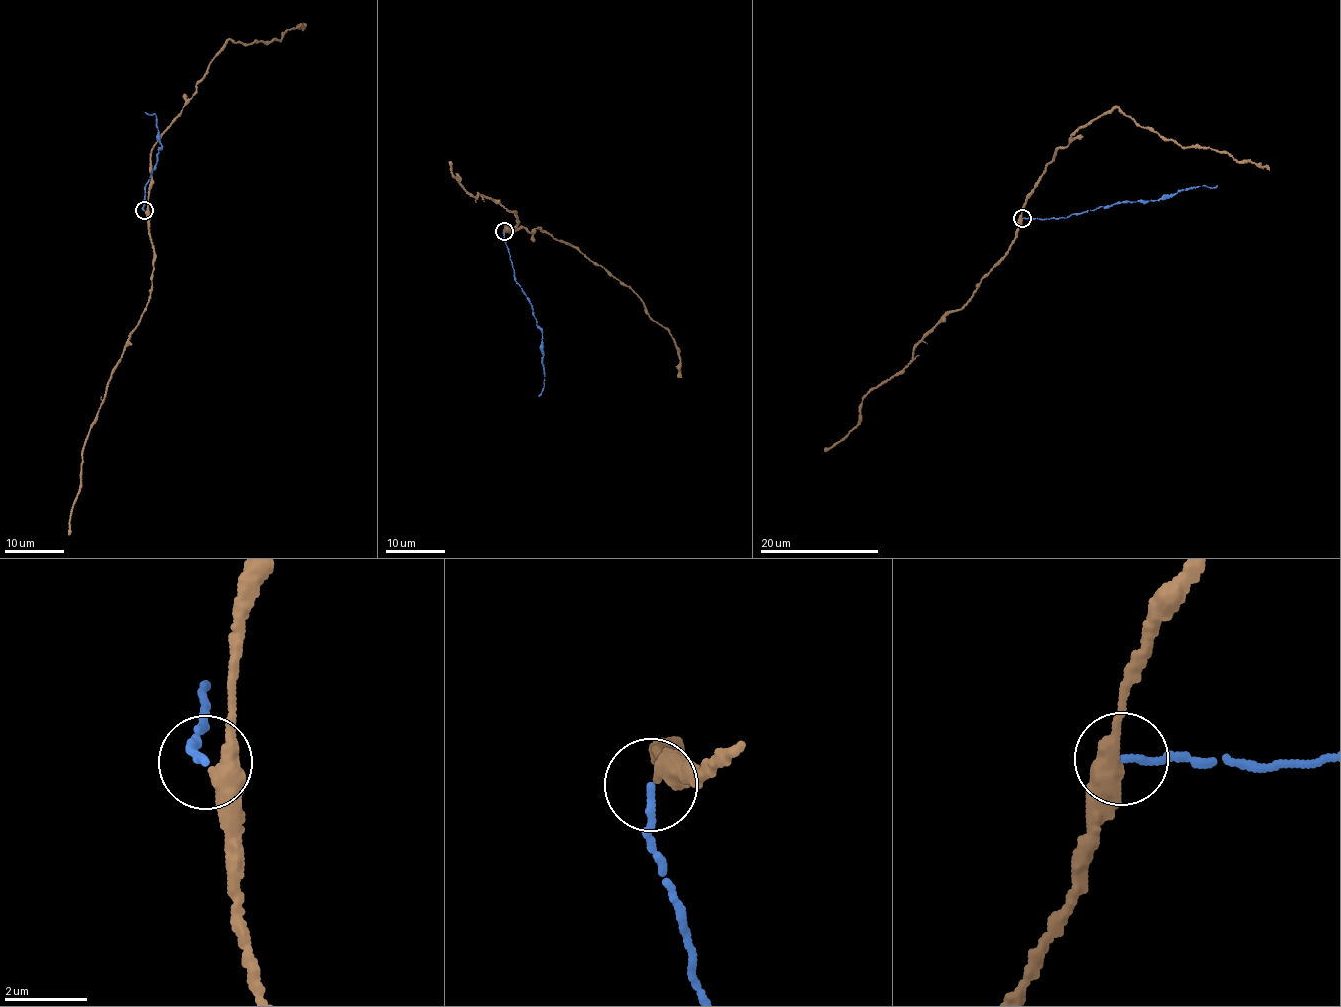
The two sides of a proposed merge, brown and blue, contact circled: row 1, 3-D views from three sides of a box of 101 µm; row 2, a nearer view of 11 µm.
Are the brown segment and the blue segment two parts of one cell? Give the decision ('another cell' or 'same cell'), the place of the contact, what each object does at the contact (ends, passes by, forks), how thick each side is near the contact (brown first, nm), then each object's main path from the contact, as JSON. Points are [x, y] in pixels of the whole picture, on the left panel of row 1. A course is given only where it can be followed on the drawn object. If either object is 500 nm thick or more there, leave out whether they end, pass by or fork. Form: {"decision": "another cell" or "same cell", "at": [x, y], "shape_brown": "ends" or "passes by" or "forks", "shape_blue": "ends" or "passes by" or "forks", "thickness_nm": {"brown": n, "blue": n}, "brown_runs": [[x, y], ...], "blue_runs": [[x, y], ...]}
{"decision": "same cell", "at": [144, 210], "shape_brown": "passes by", "shape_blue": "ends", "thickness_nm": {"brown": 360, "blue": 160}, "brown_runs": [[145, 212], [153, 146], [228, 39], [247, 45], [280, 40], [282, 34], [302, 28], [303, 24], [296, 28]], "blue_runs": [[144, 210], [144, 187], [162, 145], [157, 137], [157, 118], [145, 113]]}

